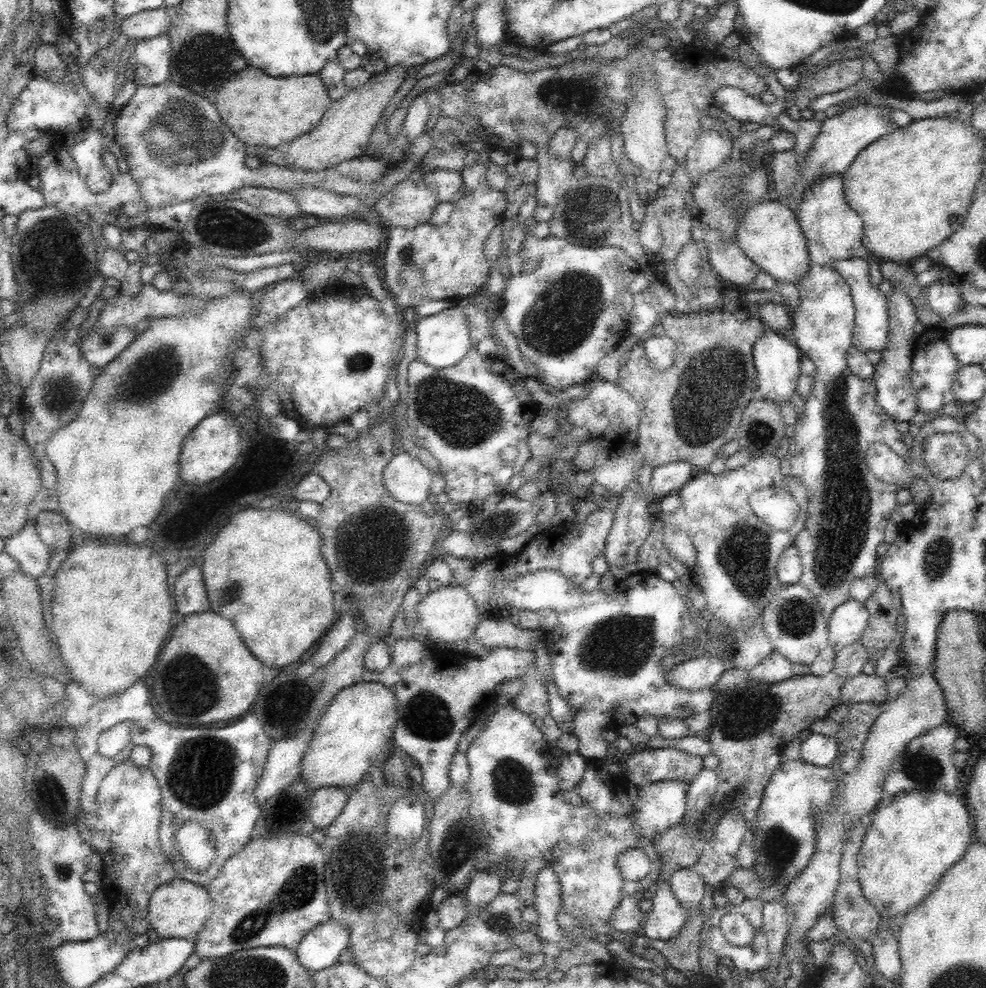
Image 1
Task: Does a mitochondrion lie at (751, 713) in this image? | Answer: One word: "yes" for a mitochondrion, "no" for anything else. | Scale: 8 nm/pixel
yes

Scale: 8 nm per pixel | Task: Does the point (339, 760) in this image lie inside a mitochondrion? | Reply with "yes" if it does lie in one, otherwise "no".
no

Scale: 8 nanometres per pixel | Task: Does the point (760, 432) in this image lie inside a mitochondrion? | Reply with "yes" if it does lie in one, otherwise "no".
yes

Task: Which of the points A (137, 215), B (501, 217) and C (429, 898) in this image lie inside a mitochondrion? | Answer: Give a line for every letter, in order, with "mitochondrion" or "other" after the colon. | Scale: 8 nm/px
A: other
B: other
C: other

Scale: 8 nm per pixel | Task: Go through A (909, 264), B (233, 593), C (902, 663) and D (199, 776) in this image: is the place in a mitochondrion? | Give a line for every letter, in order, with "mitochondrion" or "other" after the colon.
A: other
B: mitochondrion
C: other
D: mitochondrion

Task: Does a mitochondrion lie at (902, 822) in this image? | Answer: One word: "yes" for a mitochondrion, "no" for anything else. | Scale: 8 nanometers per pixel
no

